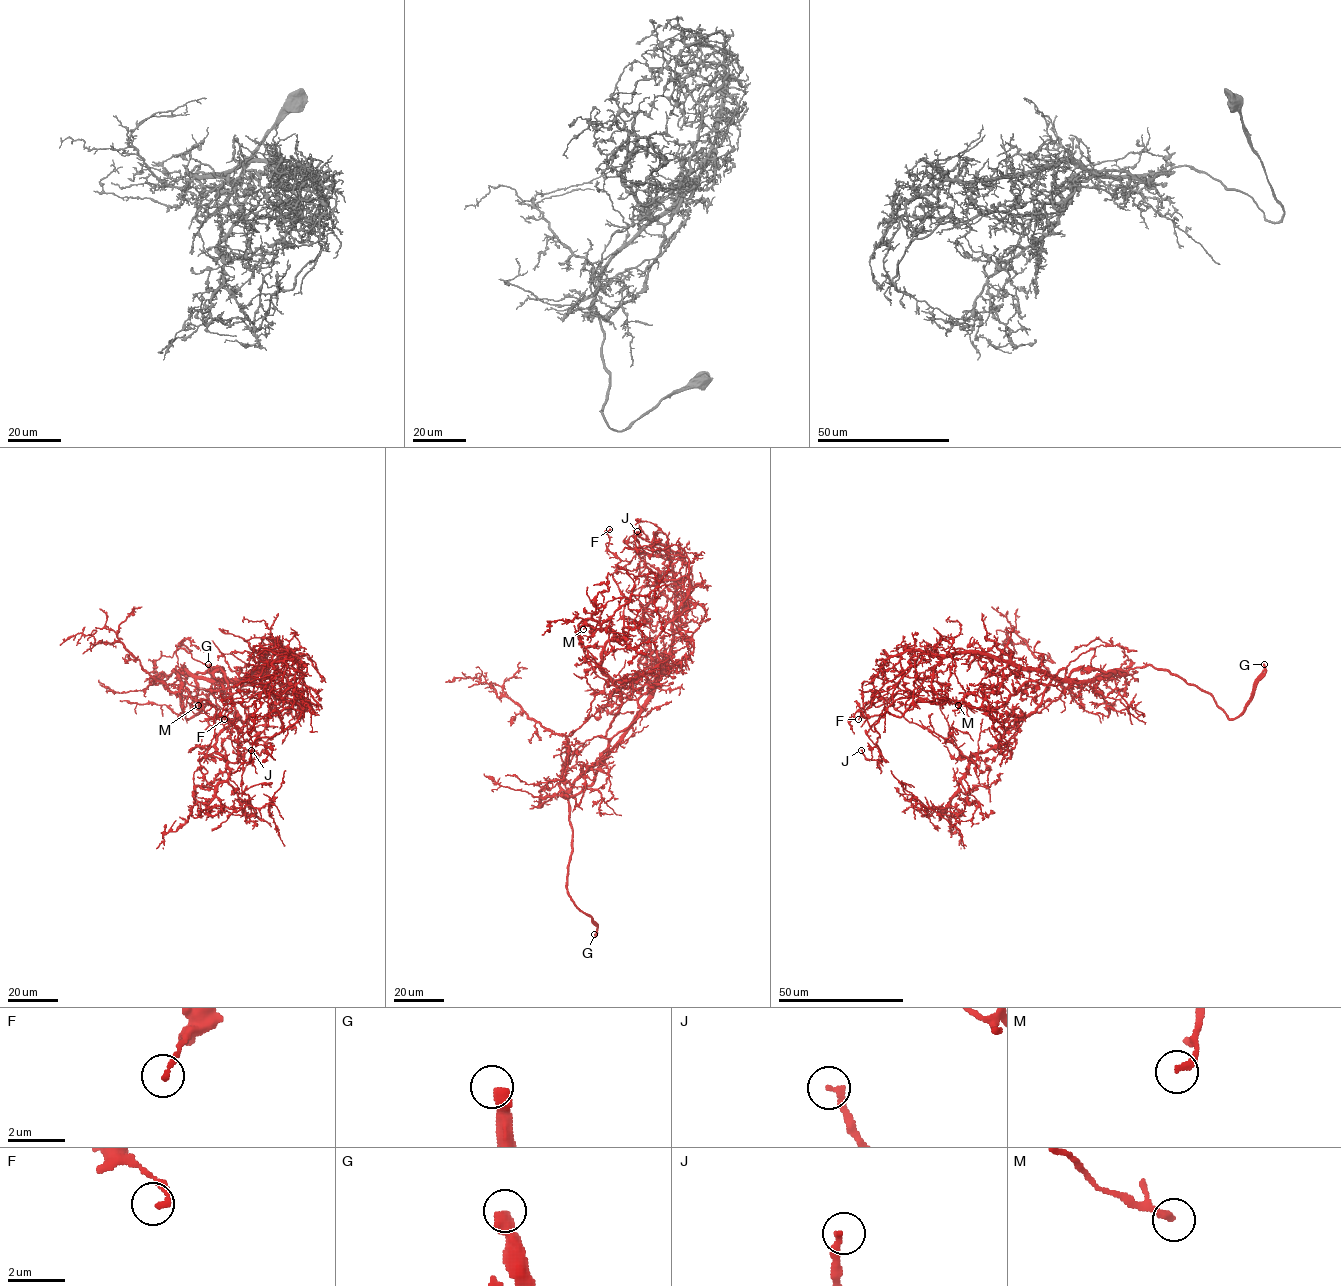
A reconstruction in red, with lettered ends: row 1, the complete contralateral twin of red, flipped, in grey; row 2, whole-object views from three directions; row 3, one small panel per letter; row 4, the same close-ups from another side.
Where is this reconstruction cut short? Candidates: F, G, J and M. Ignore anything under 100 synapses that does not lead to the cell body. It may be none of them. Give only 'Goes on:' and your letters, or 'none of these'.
Goes on: G

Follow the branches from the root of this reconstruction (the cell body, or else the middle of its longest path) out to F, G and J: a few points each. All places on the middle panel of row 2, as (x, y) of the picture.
F: (603, 737), (622, 695), (601, 656), (608, 641), (623, 643), (626, 603), (609, 529)
G: (603, 737), (608, 747), (595, 779), (566, 798), (572, 827), (567, 893), (592, 918), (594, 934)
J: (603, 737), (637, 717), (661, 677), (654, 641), (689, 590), (686, 553), (637, 552), (637, 531)

